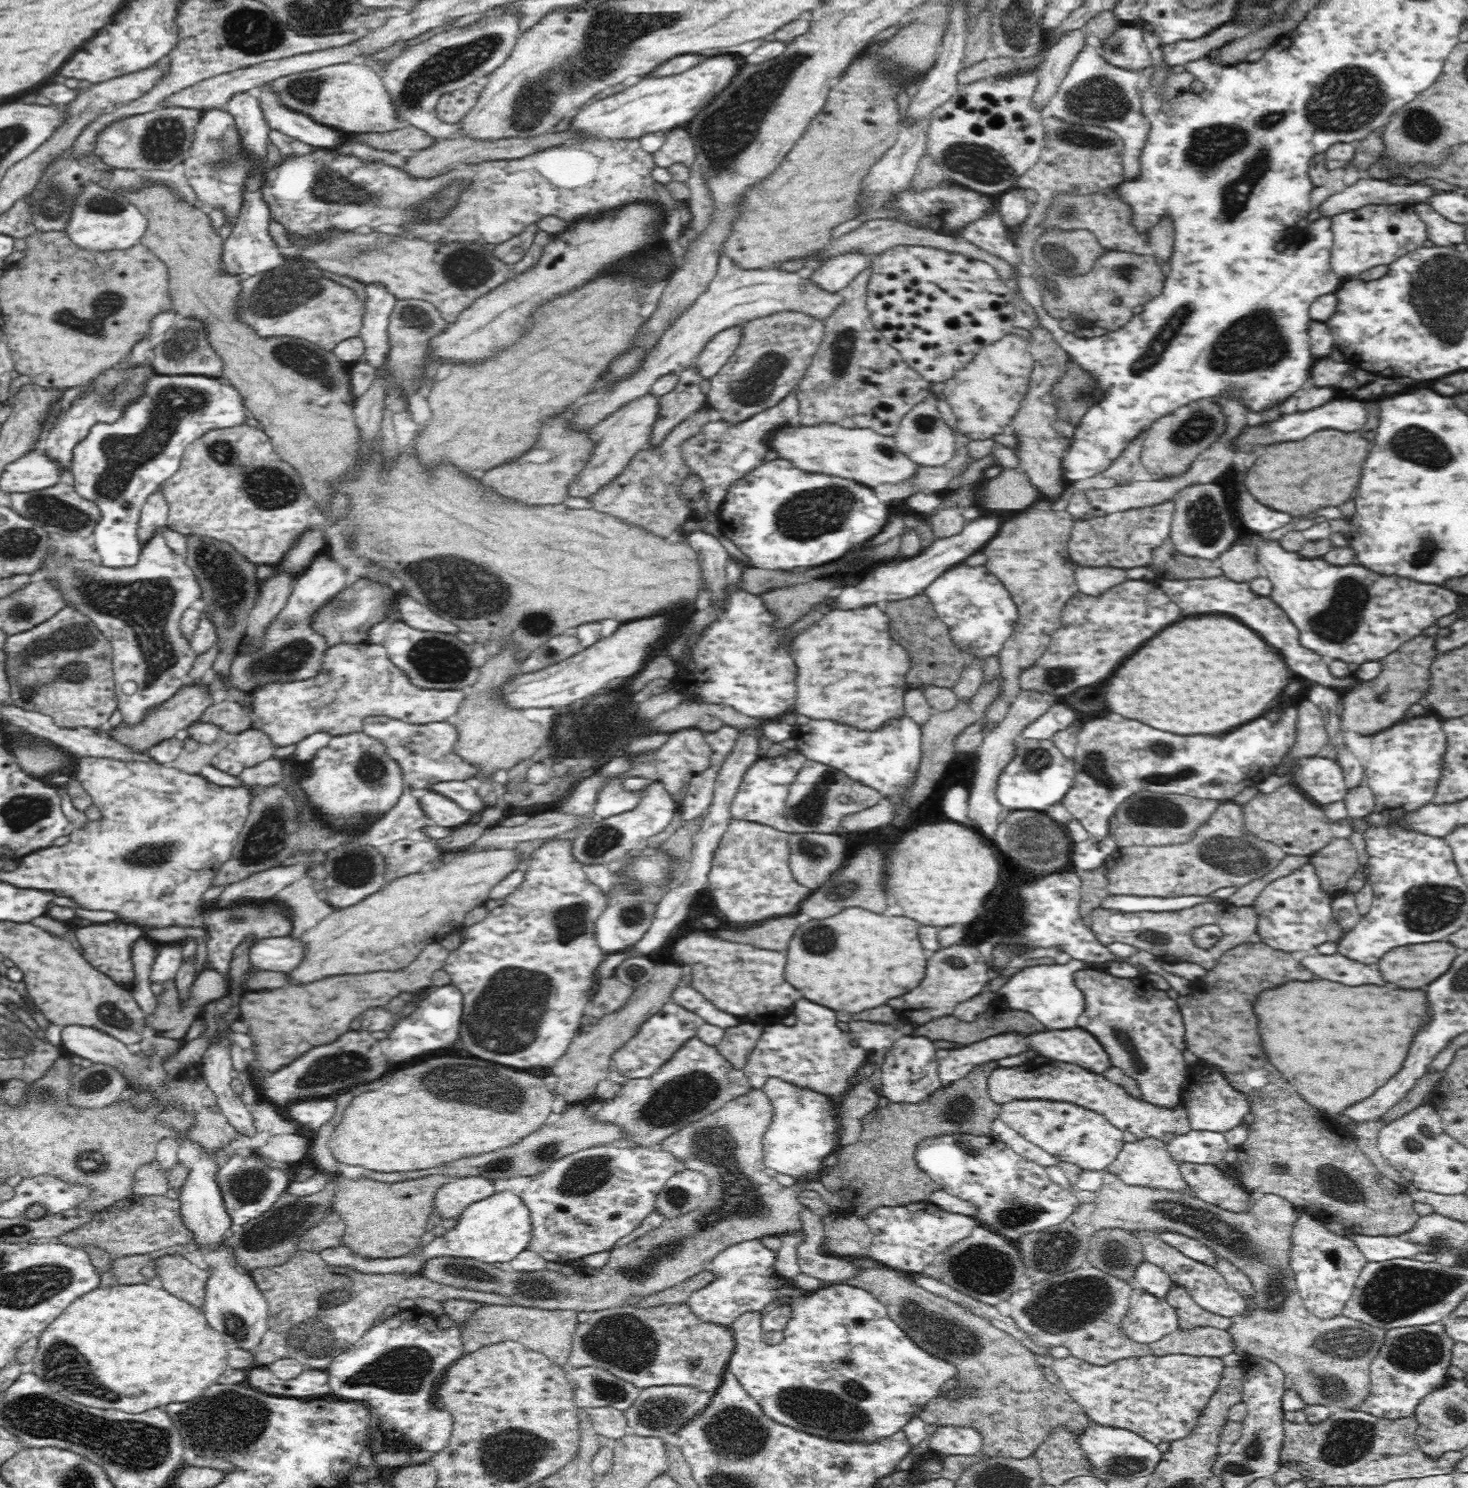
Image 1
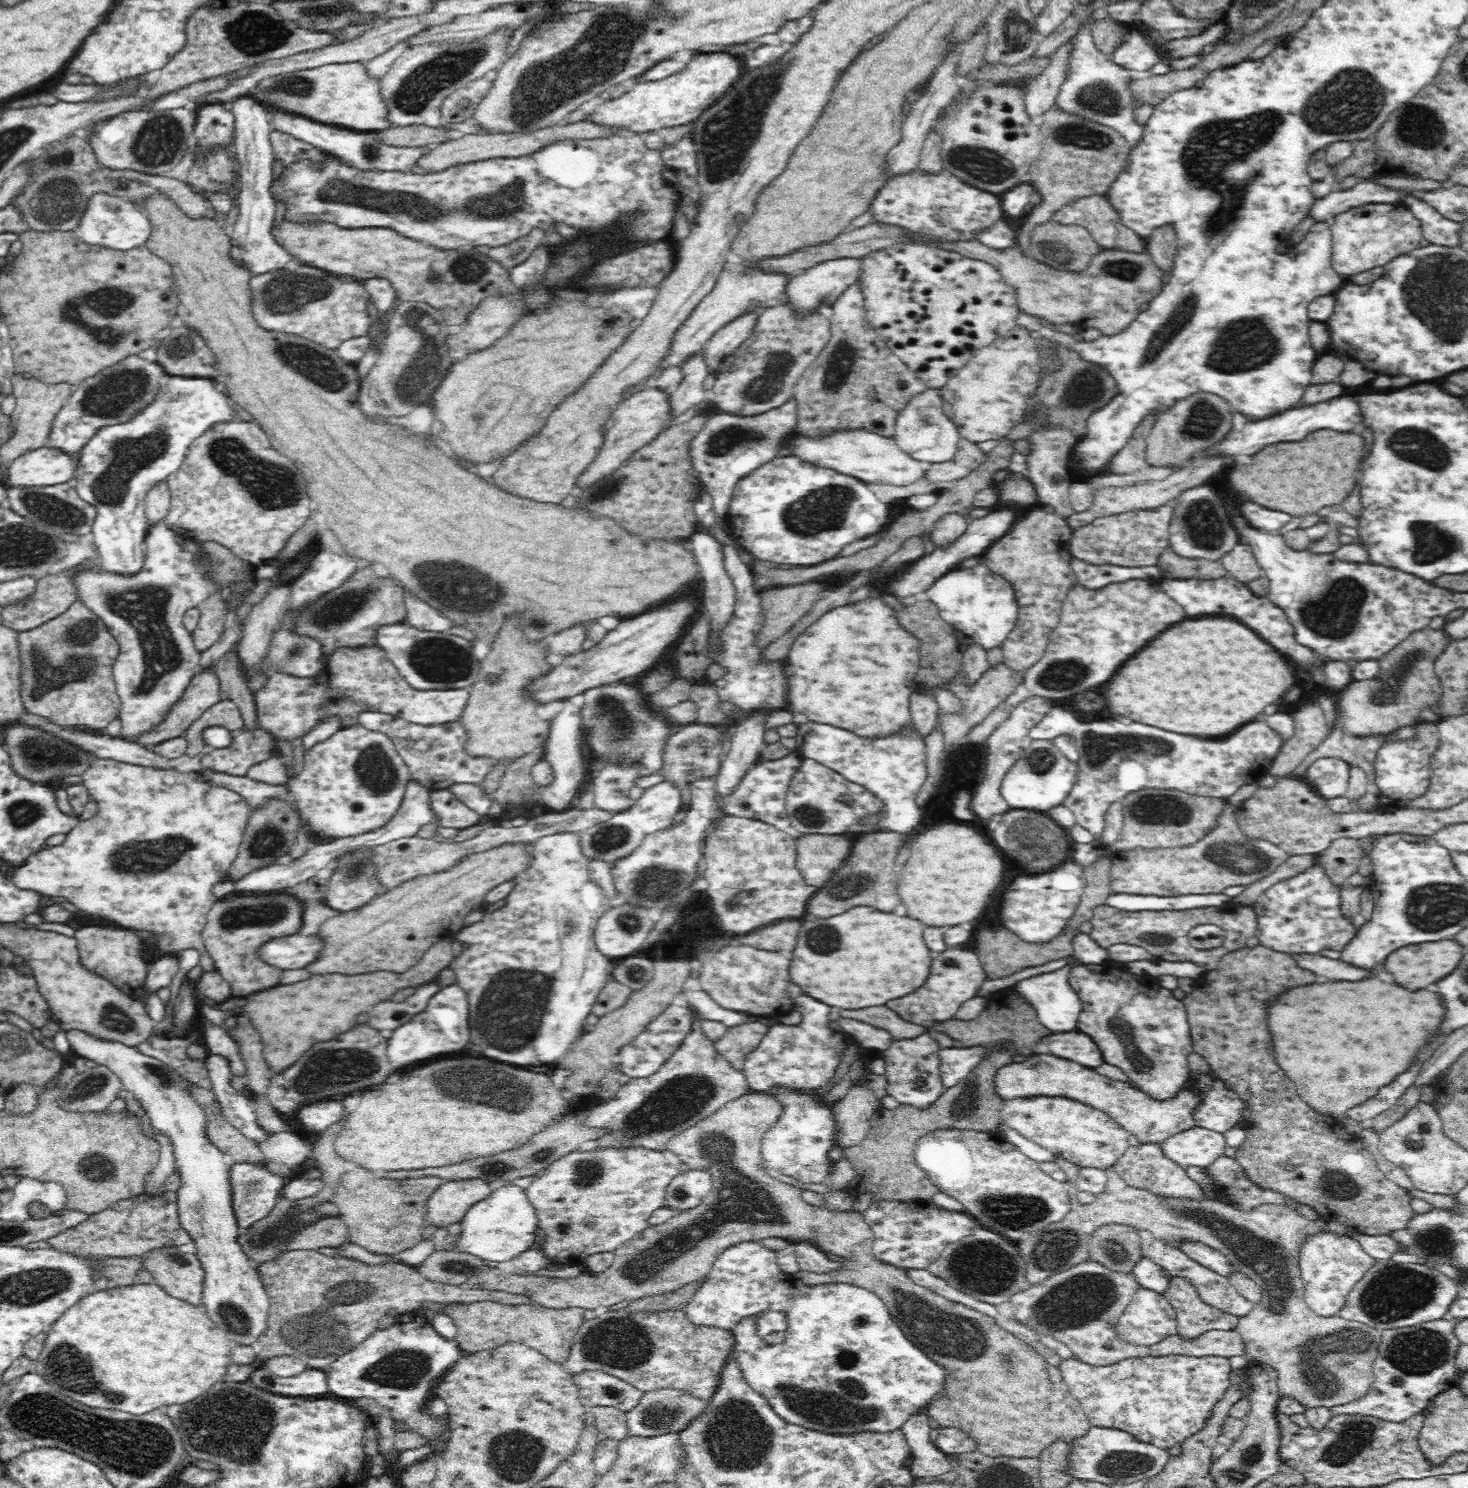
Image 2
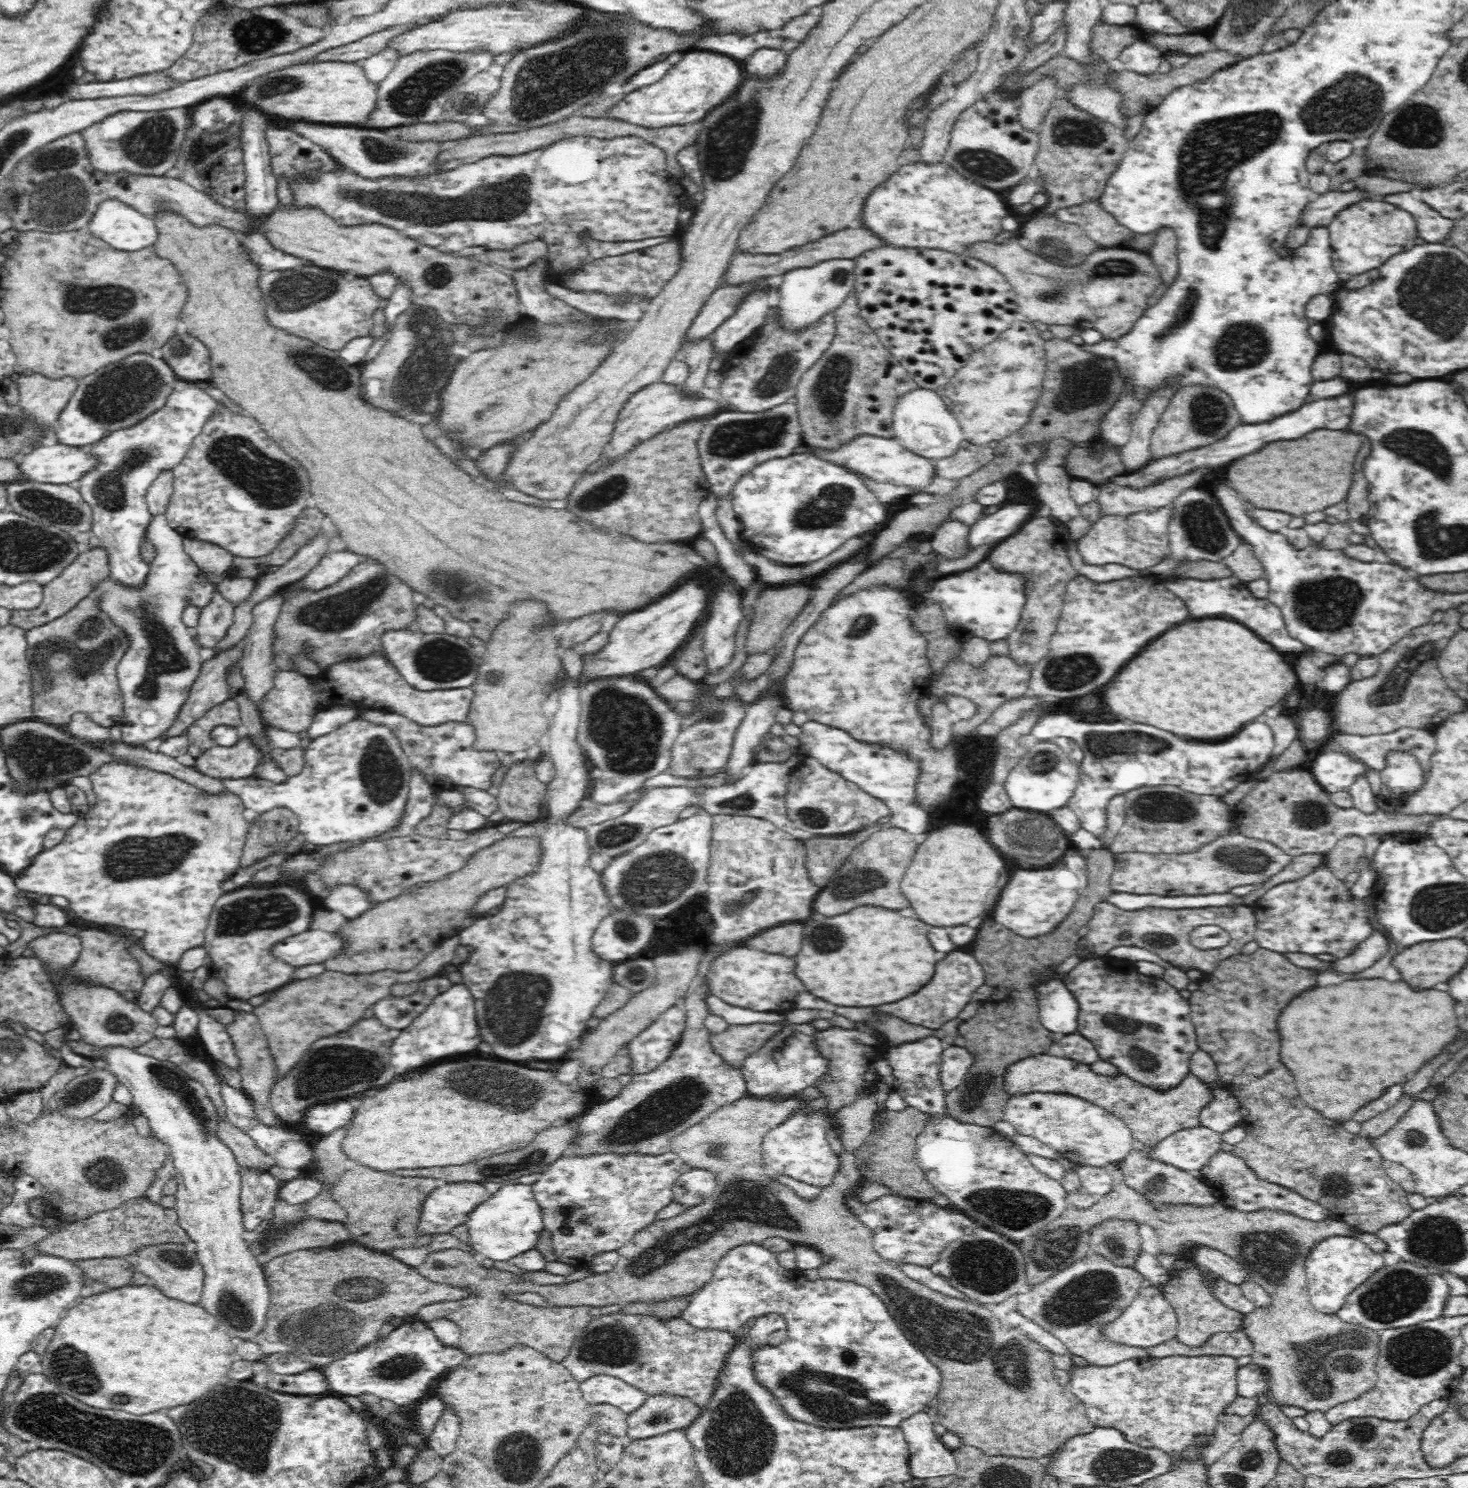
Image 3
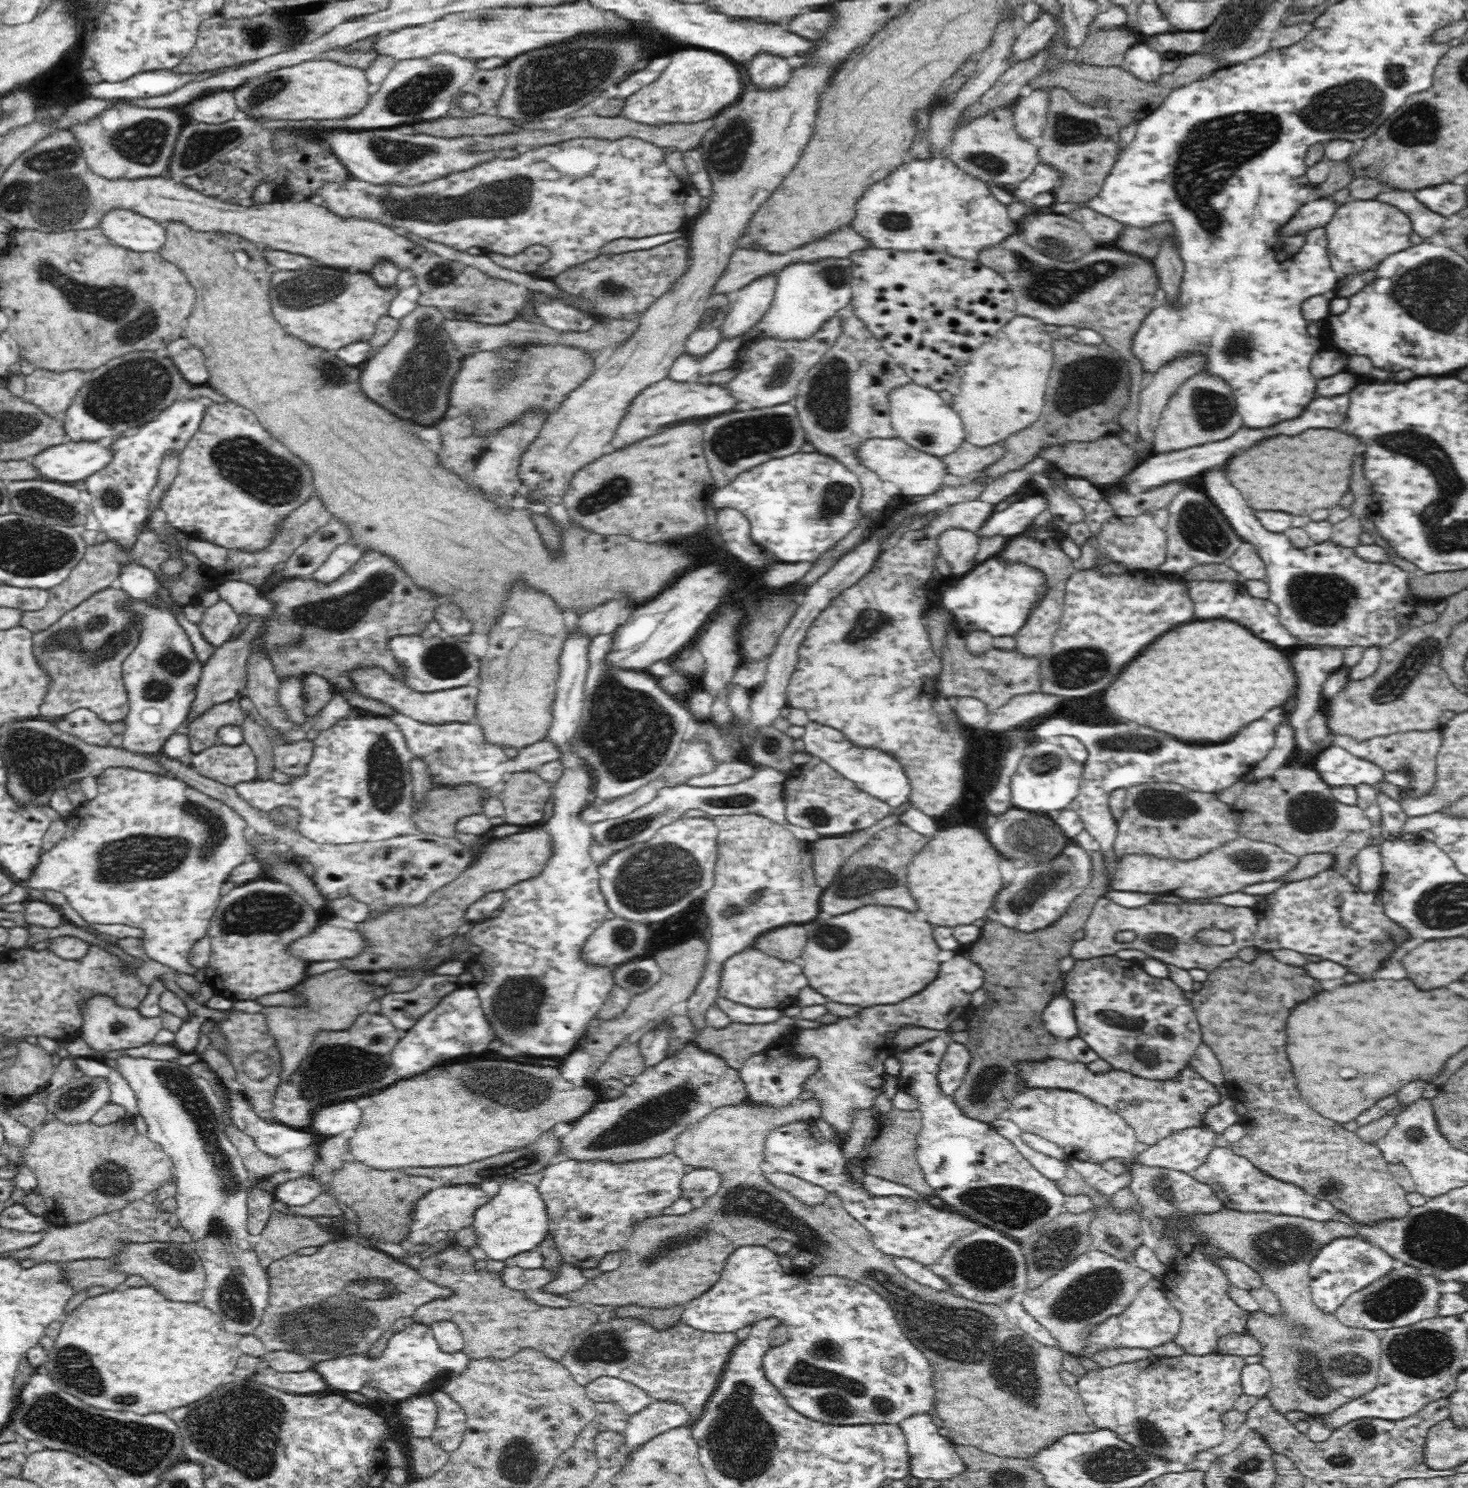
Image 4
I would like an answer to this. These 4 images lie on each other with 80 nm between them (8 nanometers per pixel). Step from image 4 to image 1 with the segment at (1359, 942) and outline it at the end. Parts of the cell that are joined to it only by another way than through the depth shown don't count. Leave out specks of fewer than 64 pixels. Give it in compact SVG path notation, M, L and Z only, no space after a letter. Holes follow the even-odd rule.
M1308 862L1289 872L1286 876L1270 881L1255 898L1256 932L1264 943L1286 952L1316 950L1322 942L1339 942L1344 934L1339 930L1331 913L1329 896L1319 890L1319 880L1314 867Z

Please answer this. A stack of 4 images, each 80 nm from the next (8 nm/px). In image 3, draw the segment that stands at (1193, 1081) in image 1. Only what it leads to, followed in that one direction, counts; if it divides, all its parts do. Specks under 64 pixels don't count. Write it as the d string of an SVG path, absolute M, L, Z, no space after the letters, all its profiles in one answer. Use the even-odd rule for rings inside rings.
M1216 1082L1210 1087L1211 1099L1199 1112L1199 1125L1211 1128L1222 1134L1240 1125L1244 1117L1240 1115L1241 1102L1224 1086L1220 1088Z

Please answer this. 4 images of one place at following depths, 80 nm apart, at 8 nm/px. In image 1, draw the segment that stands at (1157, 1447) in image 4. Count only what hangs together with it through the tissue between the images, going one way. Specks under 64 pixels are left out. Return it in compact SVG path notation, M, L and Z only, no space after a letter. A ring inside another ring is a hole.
M1150 1354L1138 1358L1117 1360L1102 1366L1084 1363L1083 1360L1070 1355L1060 1359L1053 1357L1046 1363L1051 1365L1054 1374L1058 1376L1059 1385L1074 1399L1074 1402L1082 1407L1092 1422L1131 1430L1155 1445L1180 1440L1195 1427L1195 1420L1210 1395L1215 1391L1219 1376L1222 1374L1222 1367L1225 1366L1218 1357L1185 1354L1166 1356Z

